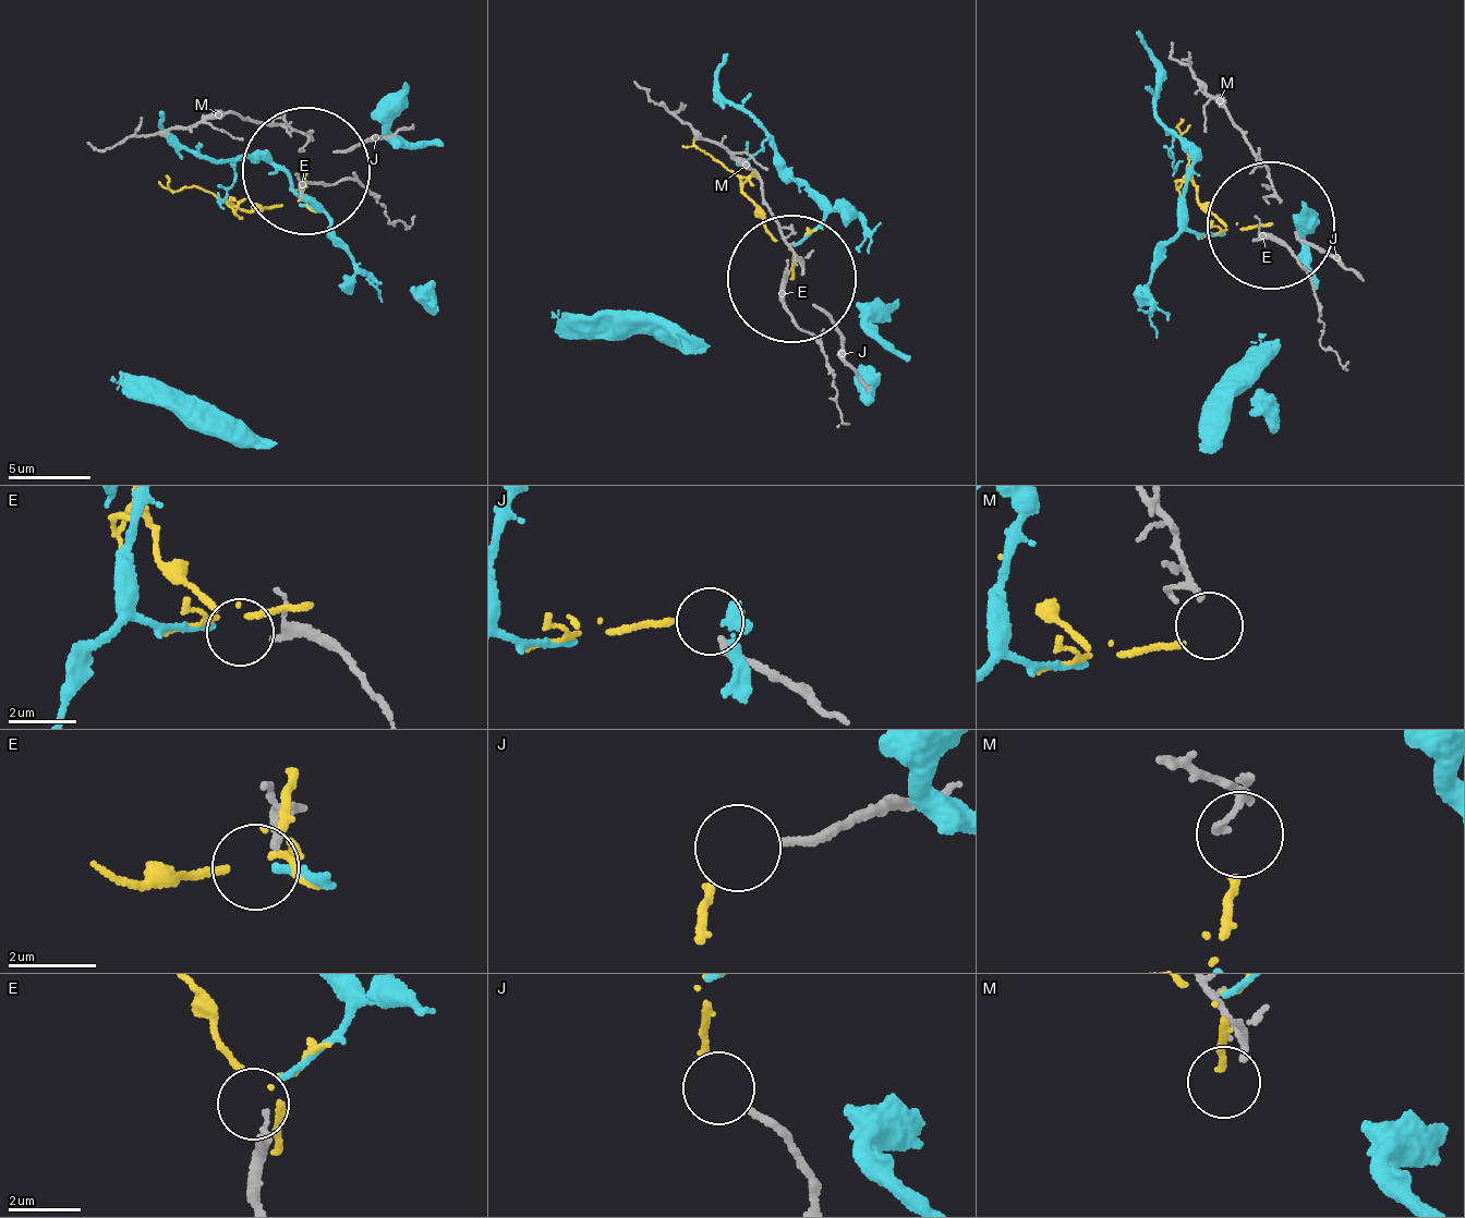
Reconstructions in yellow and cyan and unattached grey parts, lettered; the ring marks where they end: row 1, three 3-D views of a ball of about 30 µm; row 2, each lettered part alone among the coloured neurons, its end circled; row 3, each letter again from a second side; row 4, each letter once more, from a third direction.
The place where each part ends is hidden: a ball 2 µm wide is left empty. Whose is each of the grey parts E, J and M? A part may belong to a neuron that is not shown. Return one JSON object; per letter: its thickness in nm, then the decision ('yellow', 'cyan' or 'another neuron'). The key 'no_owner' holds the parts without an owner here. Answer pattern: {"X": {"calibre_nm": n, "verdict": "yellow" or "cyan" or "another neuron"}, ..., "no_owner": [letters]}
{"E": {"calibre_nm": 220, "verdict": "cyan"}, "J": {"calibre_nm": 200, "verdict": "another neuron"}, "M": {"calibre_nm": 140, "verdict": "yellow"}, "no_owner": ["J"]}

